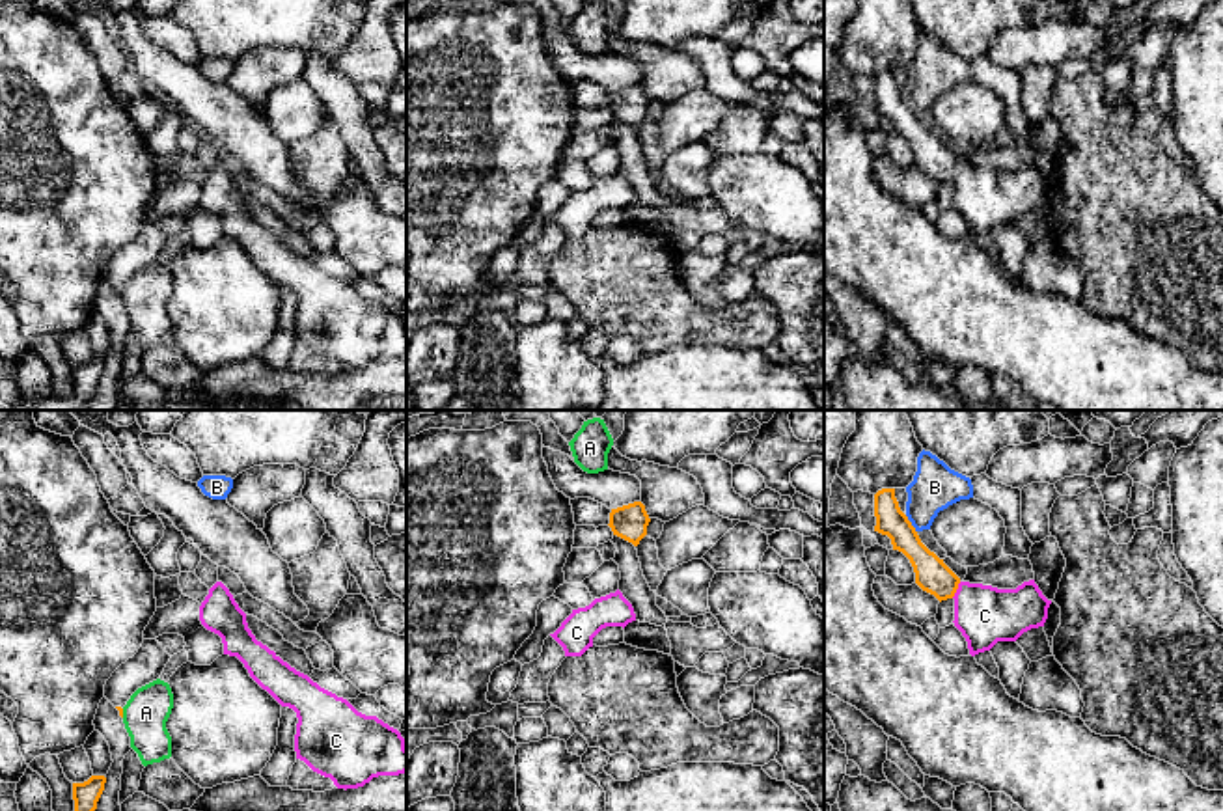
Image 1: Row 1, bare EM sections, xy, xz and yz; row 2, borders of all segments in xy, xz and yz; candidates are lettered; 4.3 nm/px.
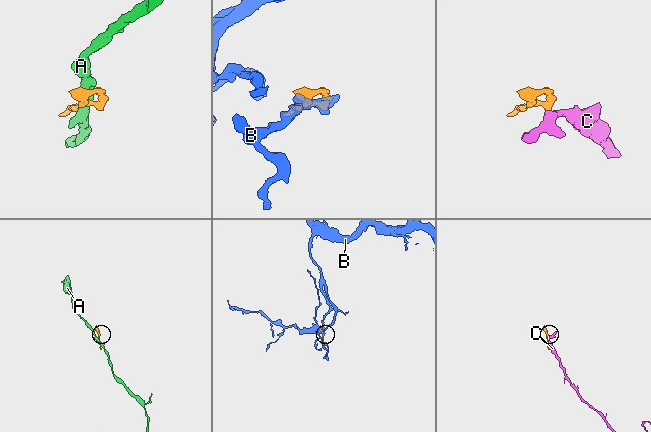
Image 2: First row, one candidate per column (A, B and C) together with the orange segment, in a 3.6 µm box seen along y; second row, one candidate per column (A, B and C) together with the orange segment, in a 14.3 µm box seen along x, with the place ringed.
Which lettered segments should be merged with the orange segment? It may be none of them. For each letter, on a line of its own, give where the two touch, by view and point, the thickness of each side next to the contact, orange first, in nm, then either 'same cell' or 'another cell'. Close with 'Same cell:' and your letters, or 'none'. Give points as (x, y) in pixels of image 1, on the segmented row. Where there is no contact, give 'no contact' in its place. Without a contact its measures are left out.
A: contact xy (122, 713); calibres 20 and 190 nm; another cell
B: contact yz (910, 524); calibres 150 and 200 nm; another cell
C: contact yz (957, 588); calibres 150 and 260 nm; same cell
Same cell: C

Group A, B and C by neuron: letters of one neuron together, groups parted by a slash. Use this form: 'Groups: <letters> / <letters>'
Groups: A / B / C

